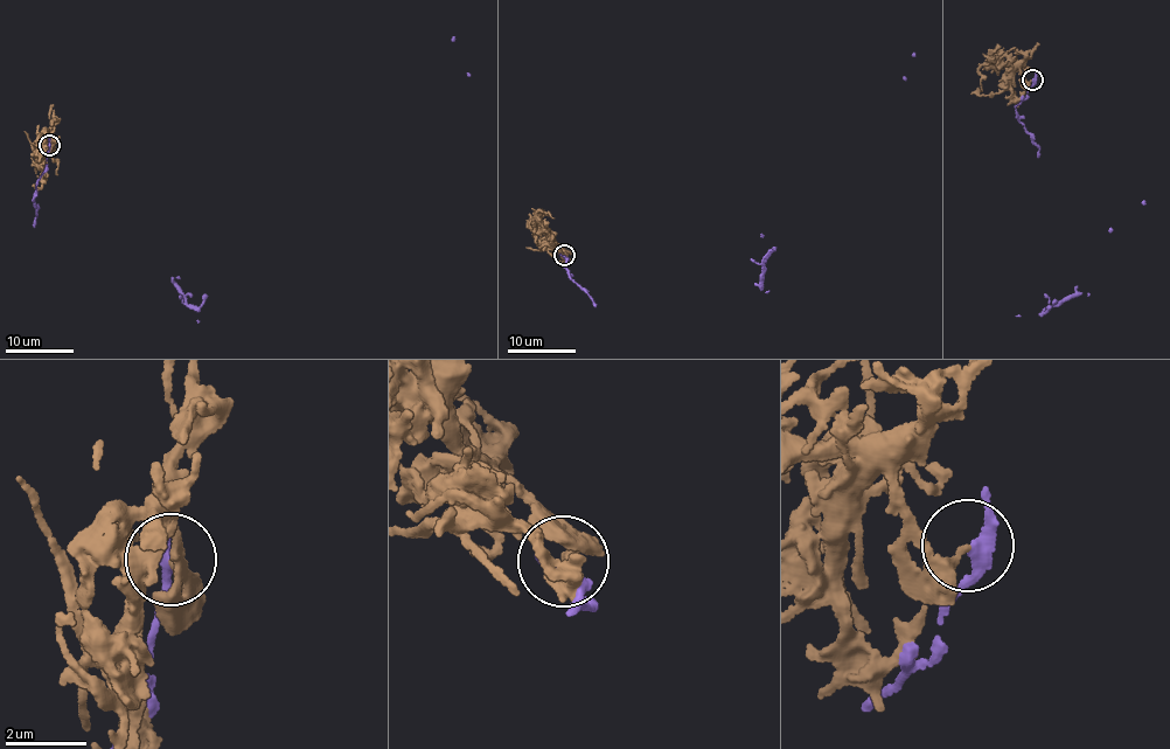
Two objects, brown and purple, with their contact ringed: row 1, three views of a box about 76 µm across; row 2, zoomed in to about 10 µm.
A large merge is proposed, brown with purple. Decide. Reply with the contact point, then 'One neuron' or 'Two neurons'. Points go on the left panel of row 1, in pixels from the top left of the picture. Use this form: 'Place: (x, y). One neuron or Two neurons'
Place: (49, 145). Two neurons

